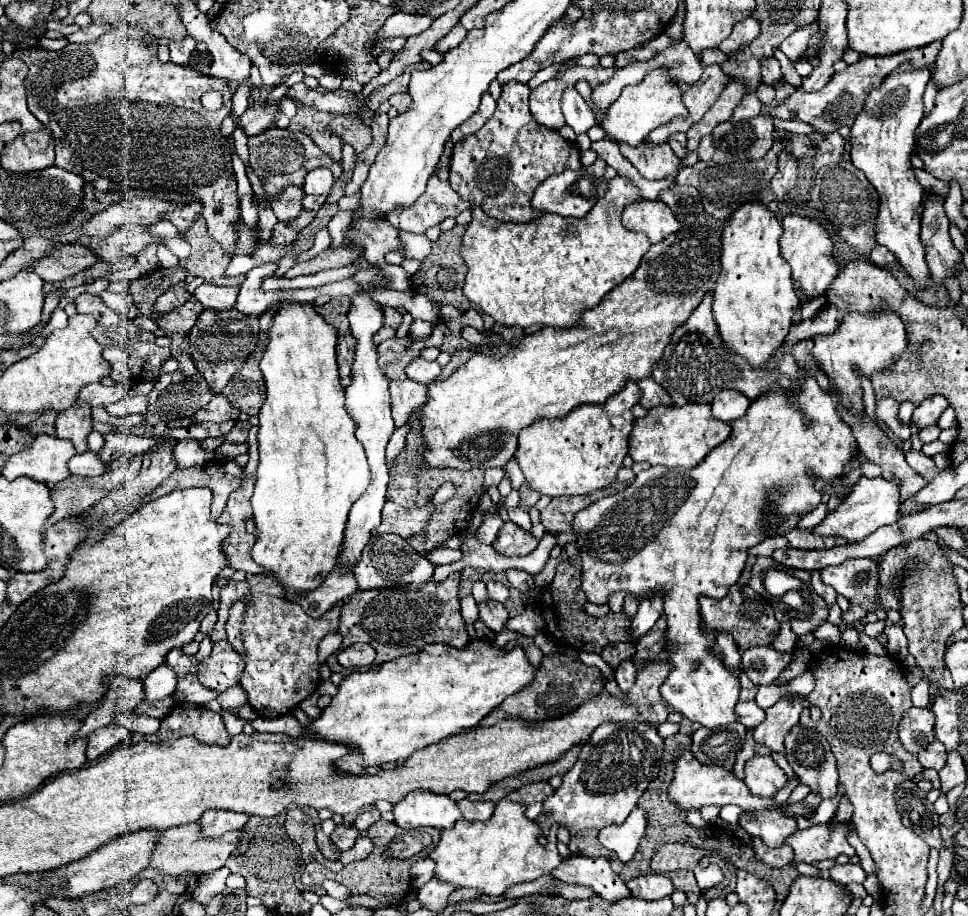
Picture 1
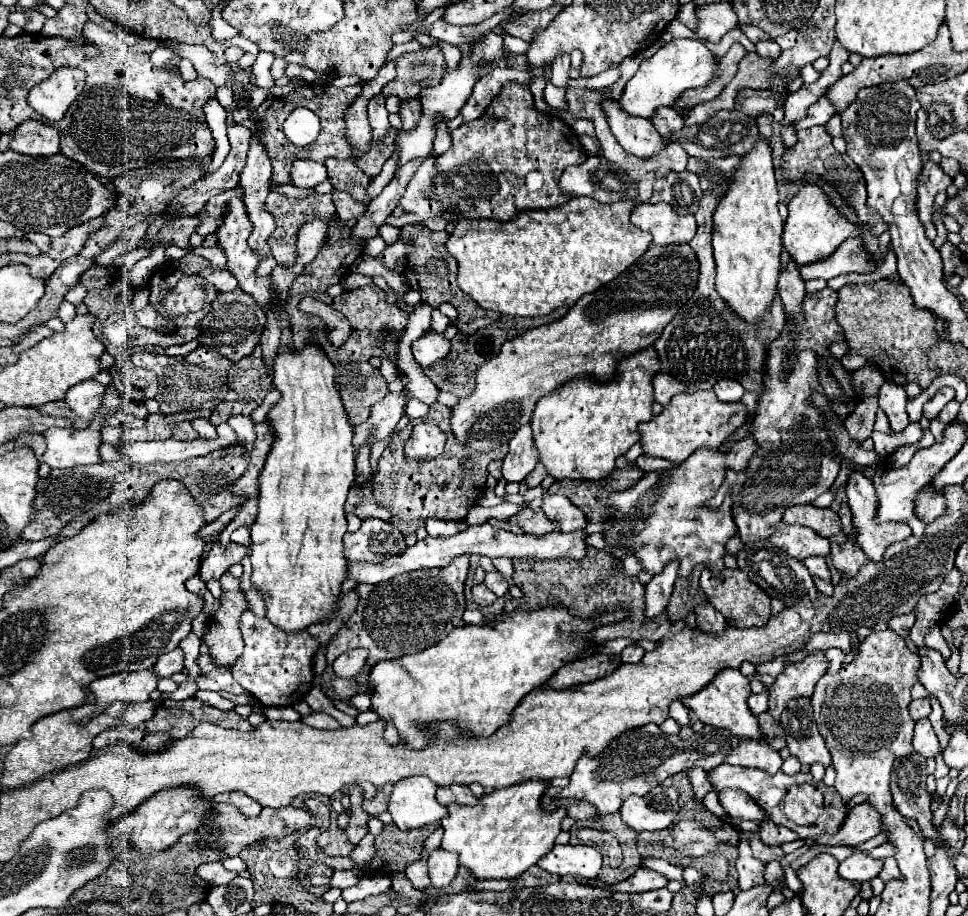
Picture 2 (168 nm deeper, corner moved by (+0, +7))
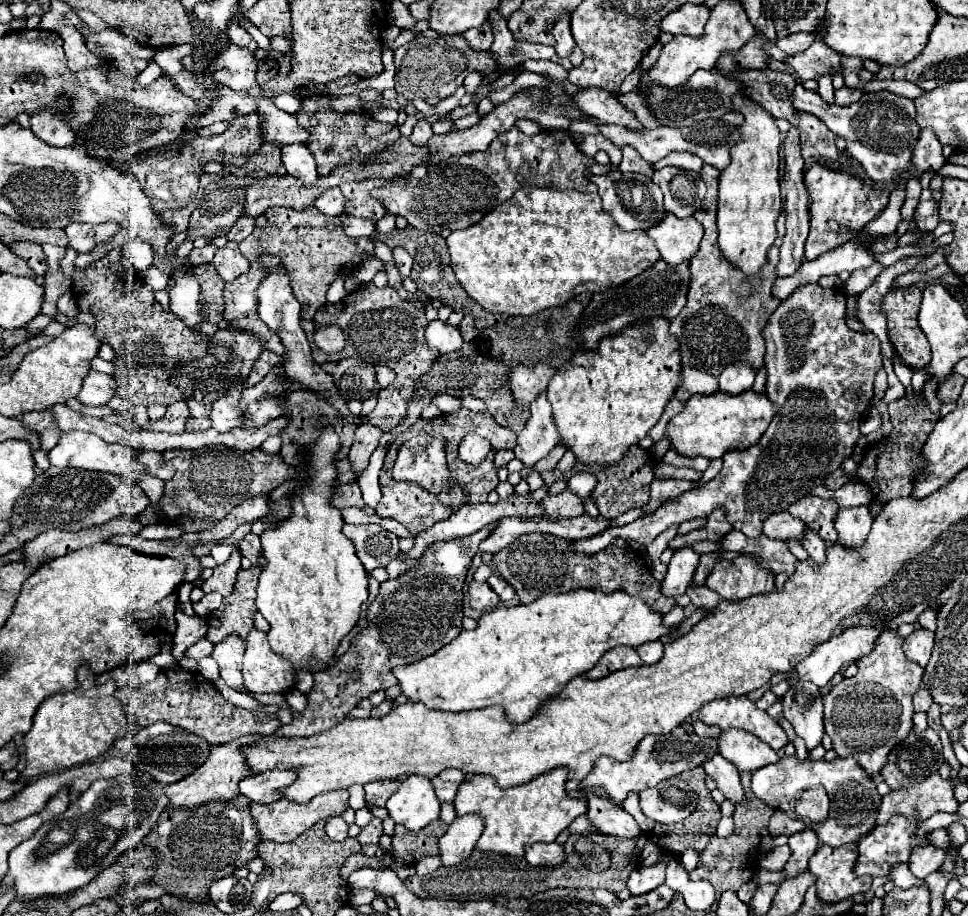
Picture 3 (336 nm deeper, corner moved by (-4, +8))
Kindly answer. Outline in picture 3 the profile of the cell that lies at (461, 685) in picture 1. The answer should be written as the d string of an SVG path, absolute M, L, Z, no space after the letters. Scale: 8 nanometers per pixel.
M577 589L563 595L541 595L529 605L495 607L477 621L473 631L461 631L451 643L441 647L431 657L395 667L393 675L399 681L401 693L409 701L421 701L429 709L471 711L501 705L507 721L523 723L535 715L543 699L559 693L569 679L585 675L609 649L619 645L639 647L641 643L655 641L665 633L669 633L669 629L661 625L661 615L651 611L639 597L631 597L623 591L605 595L601 591Z

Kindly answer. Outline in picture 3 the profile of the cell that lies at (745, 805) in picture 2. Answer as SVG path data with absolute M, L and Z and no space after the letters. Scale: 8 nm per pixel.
M719 753L709 759L707 763L703 763L705 773L715 781L717 789L725 795L727 801L731 803L741 803L745 801L745 793L741 787L741 779L739 779L739 771L733 763L729 763L727 759L723 759Z

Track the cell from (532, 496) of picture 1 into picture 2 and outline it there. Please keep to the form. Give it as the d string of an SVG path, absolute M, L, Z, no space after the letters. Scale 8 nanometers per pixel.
M537 464L537 466L535 466L535 470L527 476L527 480L525 480L525 482L527 482L527 486L529 486L529 488L535 488L535 486L539 486L539 484L543 482L543 478L545 478L545 476L547 476L547 470L543 468L543 464Z

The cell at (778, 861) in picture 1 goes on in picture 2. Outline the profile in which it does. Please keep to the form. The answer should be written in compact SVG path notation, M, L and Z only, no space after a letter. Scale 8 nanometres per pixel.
M765 820L761 824L759 836L761 836L763 844L767 844L767 846L781 846L785 842L793 842L793 840L799 838L795 832L783 828L783 826L777 826L773 820Z

